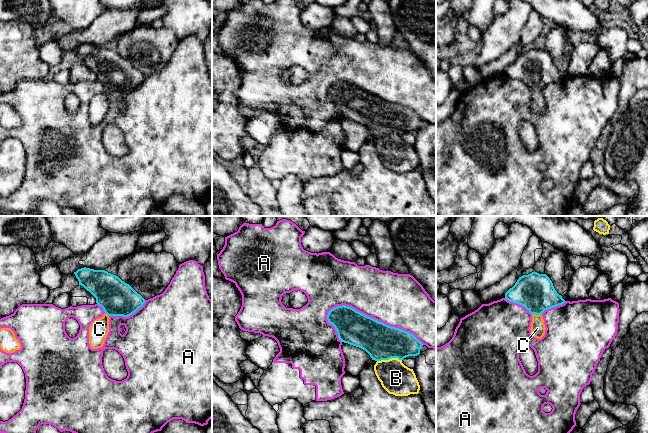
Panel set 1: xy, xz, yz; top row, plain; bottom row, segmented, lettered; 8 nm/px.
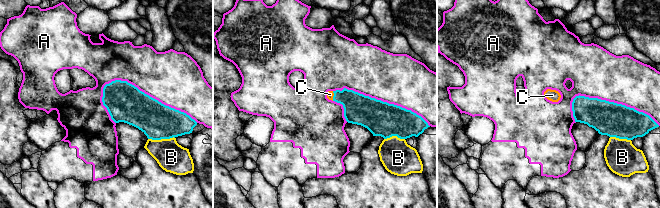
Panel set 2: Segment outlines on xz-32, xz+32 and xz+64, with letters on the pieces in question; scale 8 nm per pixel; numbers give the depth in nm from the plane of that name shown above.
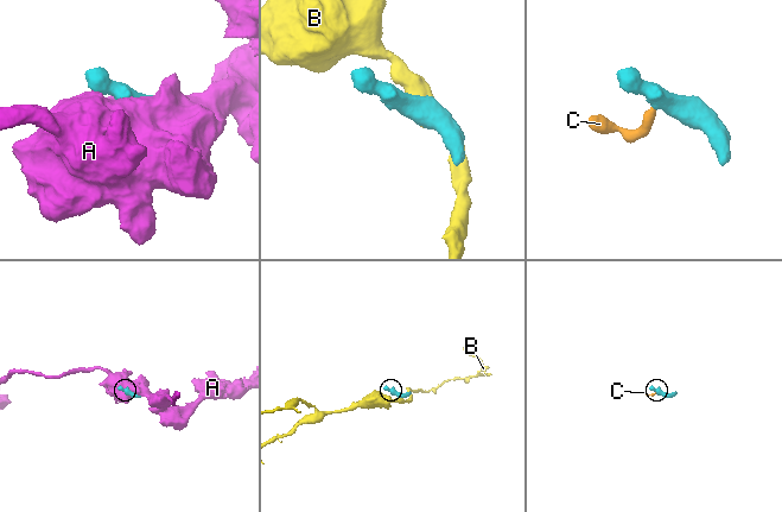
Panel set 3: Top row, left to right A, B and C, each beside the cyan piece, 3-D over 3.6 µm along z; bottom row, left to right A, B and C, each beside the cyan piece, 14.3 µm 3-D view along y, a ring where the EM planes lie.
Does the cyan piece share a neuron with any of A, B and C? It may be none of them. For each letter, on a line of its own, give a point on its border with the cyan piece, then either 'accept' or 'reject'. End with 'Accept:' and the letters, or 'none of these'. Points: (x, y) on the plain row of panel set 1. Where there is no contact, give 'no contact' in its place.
A: meets cyan in xz at (374, 95); reject
B: meets cyan in xz at (389, 134); reject
C: meets cyan in yz at (536, 90); accept
Accept: C

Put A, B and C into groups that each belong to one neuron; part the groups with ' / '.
A / B / C

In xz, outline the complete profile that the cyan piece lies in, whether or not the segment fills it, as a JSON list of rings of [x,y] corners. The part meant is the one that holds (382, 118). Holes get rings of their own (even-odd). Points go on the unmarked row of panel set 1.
[[[345,81],[331,85],[327,96],[335,103],[339,116],[365,126],[375,137],[417,132],[423,122],[413,110]]]

